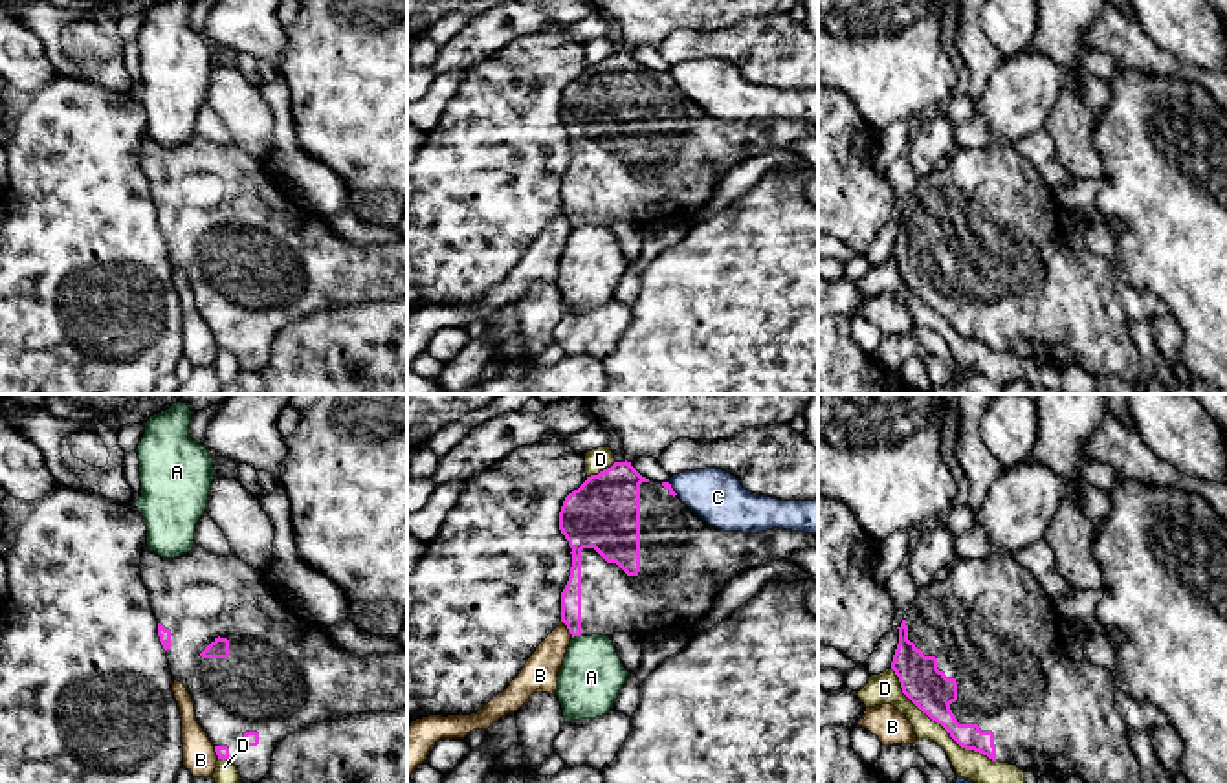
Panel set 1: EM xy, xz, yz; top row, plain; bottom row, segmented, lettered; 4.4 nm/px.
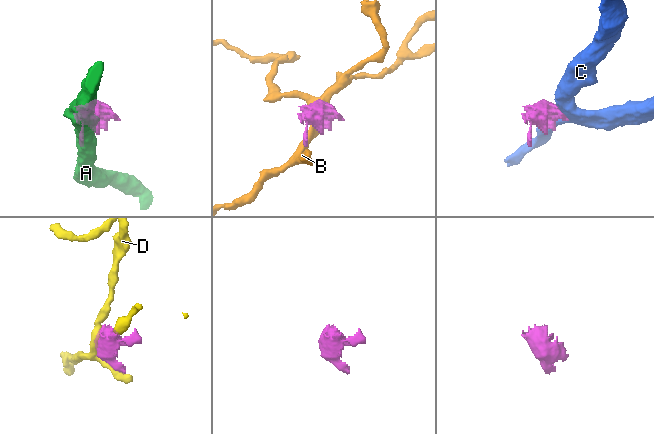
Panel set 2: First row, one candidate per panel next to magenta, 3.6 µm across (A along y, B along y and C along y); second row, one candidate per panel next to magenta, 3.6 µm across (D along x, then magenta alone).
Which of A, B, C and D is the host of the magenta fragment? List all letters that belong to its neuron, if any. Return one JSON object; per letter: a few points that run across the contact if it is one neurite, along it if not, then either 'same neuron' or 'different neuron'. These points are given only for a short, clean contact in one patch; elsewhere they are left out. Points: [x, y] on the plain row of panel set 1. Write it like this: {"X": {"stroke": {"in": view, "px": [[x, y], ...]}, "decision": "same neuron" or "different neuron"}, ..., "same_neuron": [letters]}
{"A": {"stroke": {"in": "xz", "px": [[580, 224], [573, 228]]}, "decision": "different neuron"}, "B": {"decision": "different neuron"}, "C": {"decision": "different neuron"}, "D": {"decision": "different neuron"}, "same_neuron": []}

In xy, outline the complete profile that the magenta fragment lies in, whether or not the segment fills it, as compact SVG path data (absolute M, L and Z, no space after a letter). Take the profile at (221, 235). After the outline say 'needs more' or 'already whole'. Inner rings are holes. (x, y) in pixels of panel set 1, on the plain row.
M196 134L191 141L167 149L145 136L139 160L172 268L187 277L196 310L213 332L218 348L231 350L242 369L260 372L277 334L314 312L407 295L407 238L367 246L341 238L326 215L299 205L273 180L264 161L233 143L220 147Z; needs more

